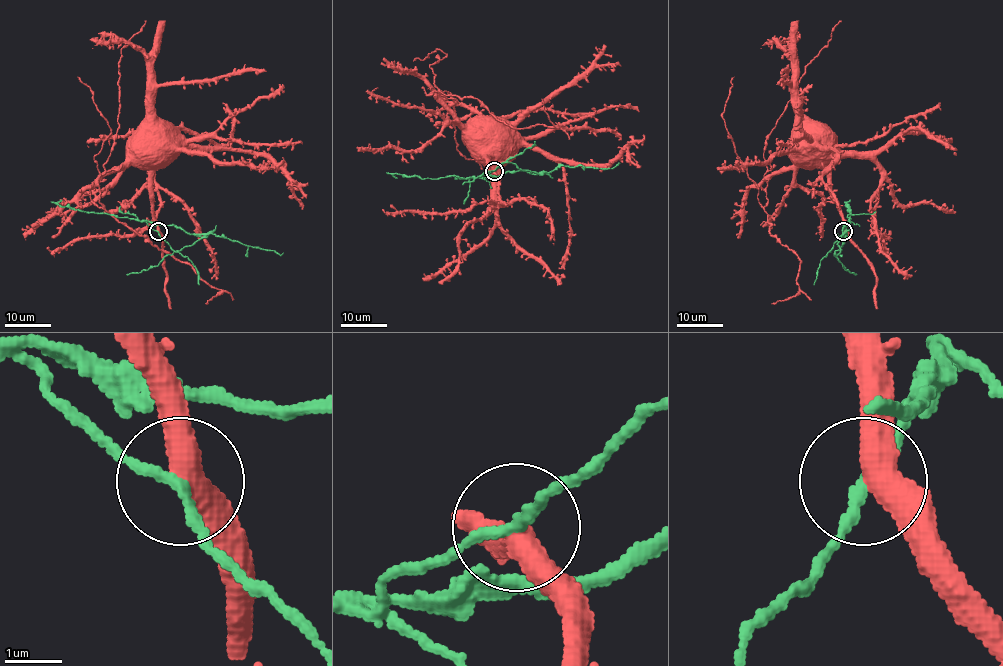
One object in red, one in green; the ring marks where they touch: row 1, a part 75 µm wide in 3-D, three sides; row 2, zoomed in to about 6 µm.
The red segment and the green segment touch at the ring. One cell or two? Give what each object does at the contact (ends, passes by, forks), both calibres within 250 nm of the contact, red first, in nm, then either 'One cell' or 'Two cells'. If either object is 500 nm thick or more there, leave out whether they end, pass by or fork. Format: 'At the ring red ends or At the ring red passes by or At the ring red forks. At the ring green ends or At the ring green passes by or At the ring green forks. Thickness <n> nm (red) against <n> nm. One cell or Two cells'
At the ring red passes by. At the ring green passes by. Thickness 440 nm (red) against 180 nm. Two cells

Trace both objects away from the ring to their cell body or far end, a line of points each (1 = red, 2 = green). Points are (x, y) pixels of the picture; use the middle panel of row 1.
1: (494, 171), (489, 169), (488, 160), (488, 140), (493, 136), (493, 129), (488, 128), (481, 133)
2: (494, 171), (482, 176), (523, 170), (537, 173), (520, 169), (511, 162), (502, 162), (493, 170), (462, 184)

